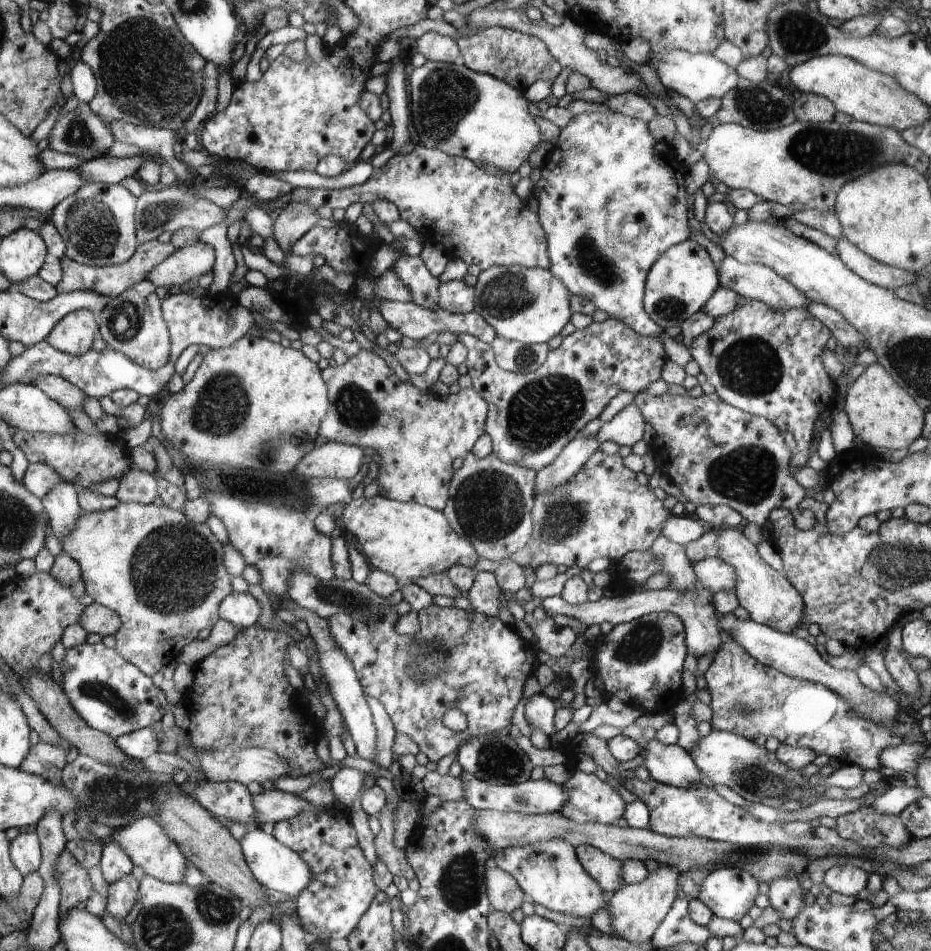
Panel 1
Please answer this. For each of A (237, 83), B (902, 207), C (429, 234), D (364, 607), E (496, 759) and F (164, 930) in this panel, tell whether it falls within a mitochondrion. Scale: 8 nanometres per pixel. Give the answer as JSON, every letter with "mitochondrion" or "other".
{"A":"other","B":"other","C":"other","D":"mitochondrion","E":"mitochondrion","F":"mitochondrion"}

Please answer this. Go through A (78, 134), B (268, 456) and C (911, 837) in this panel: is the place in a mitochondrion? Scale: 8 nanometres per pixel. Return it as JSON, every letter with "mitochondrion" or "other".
{"A":"mitochondrion","B":"mitochondrion","C":"other"}

